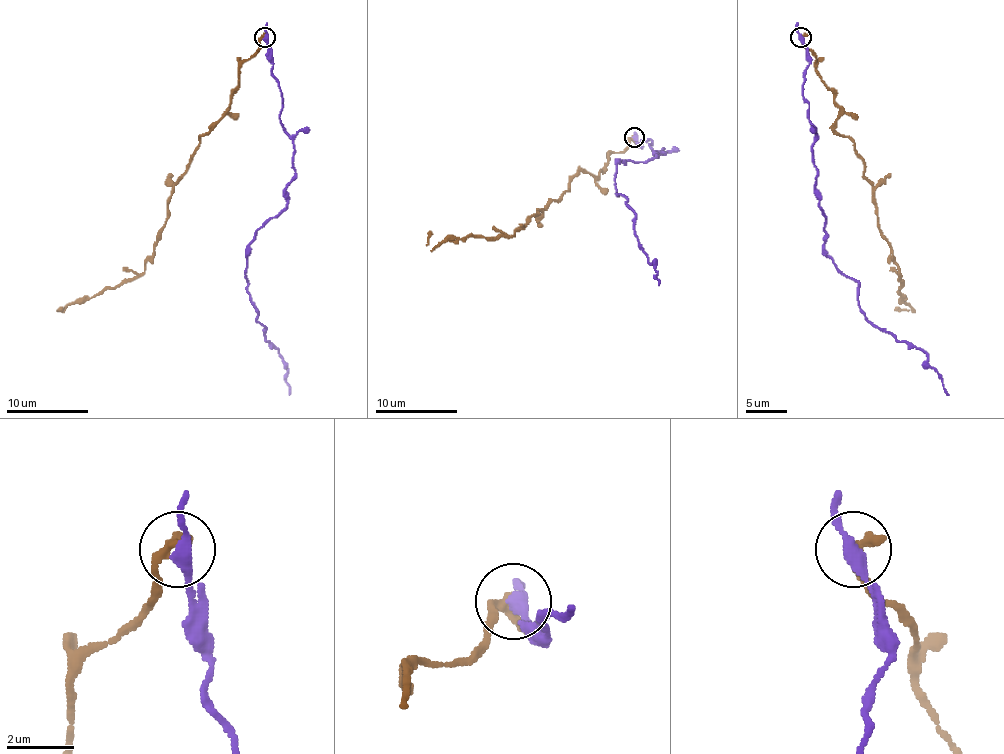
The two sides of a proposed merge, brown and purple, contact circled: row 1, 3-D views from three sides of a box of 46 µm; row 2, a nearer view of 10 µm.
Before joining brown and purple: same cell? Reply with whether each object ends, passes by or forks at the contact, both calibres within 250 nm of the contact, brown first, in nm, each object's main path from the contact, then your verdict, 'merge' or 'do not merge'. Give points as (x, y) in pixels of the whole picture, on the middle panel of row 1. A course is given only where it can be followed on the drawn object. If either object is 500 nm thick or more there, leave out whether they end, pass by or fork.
brown ends; purple passes by; calibres 360 and 340 nm; course brown (634, 138), (621, 152), (609, 152), (597, 176), (581, 170), (513, 236), (446, 238), (432, 248), (432, 231); course purple (634, 138), (664, 148), (646, 162), (619, 160), (615, 176), (658, 284); do not merge

